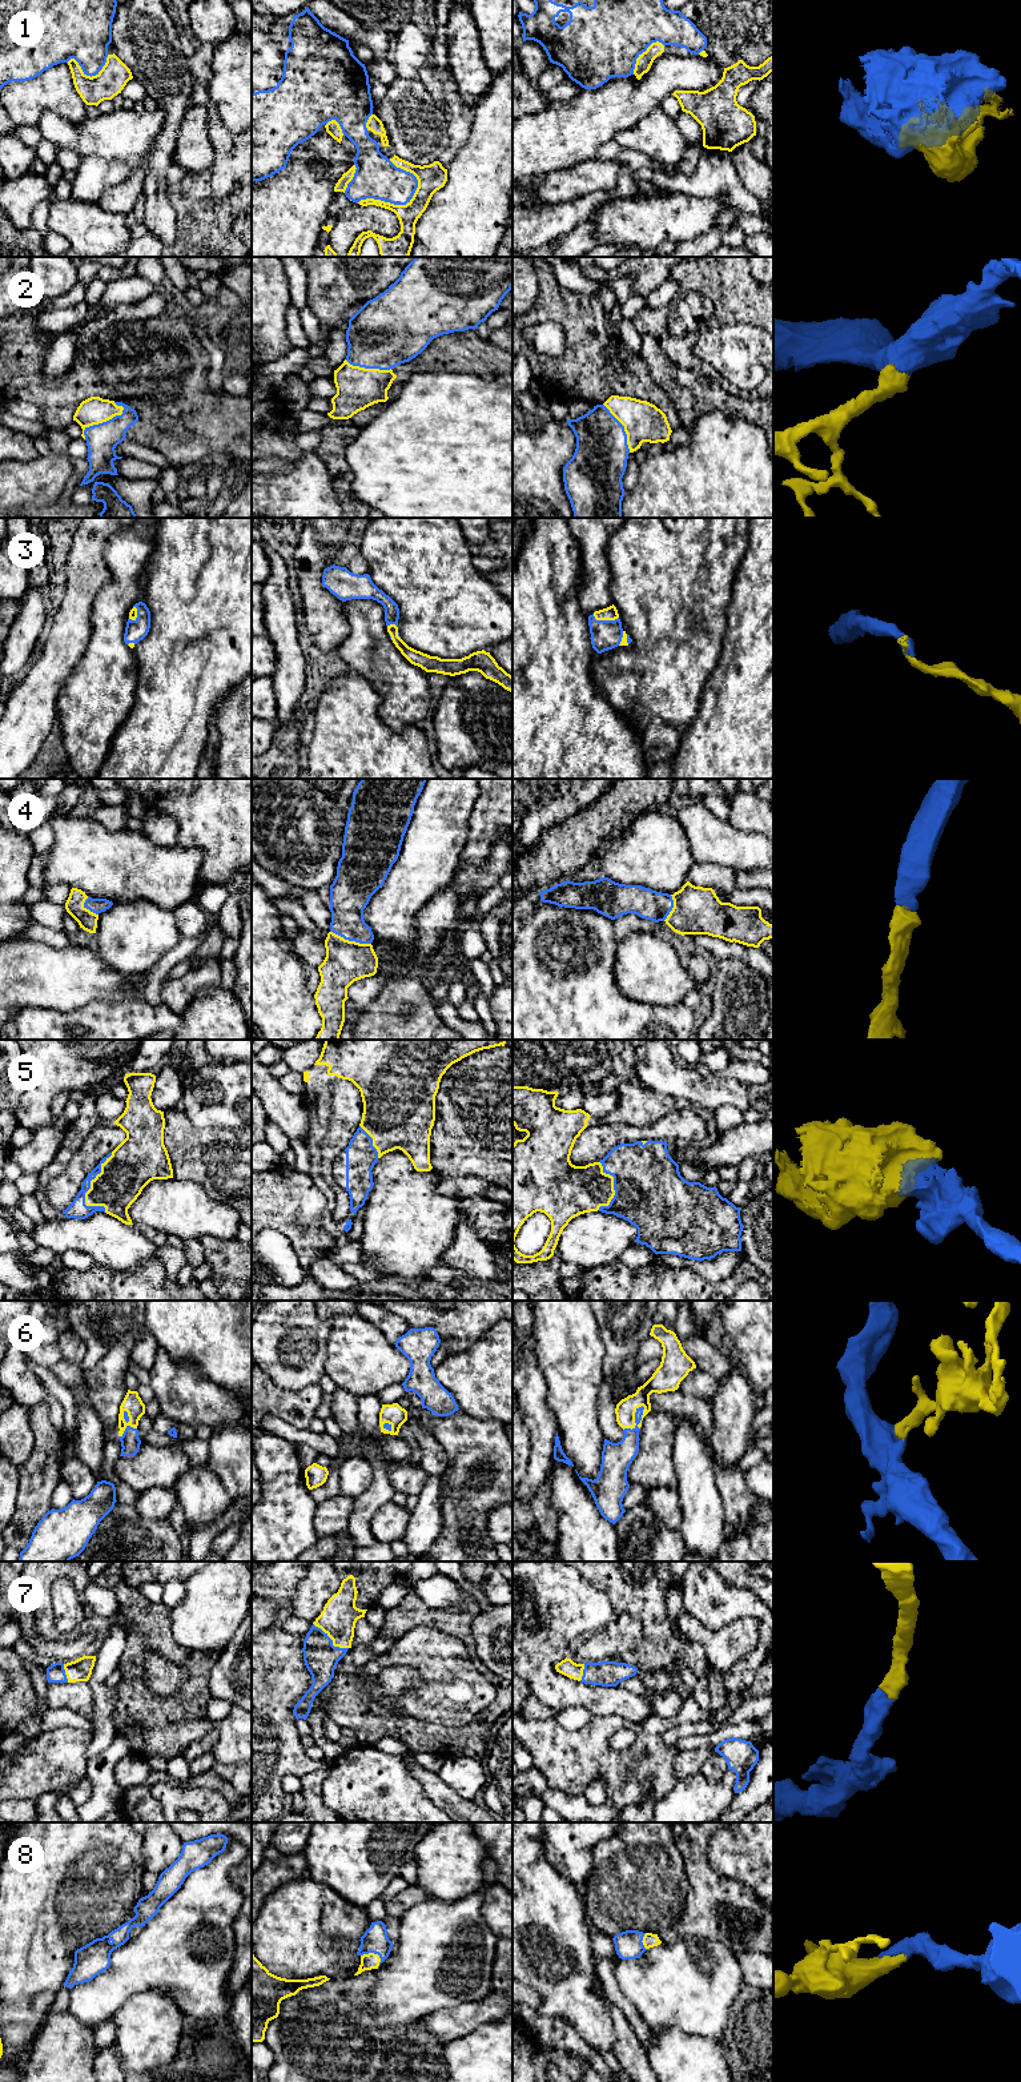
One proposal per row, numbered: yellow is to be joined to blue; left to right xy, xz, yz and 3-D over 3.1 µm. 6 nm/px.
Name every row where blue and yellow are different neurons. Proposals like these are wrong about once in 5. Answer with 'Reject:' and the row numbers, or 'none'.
Reject: 1

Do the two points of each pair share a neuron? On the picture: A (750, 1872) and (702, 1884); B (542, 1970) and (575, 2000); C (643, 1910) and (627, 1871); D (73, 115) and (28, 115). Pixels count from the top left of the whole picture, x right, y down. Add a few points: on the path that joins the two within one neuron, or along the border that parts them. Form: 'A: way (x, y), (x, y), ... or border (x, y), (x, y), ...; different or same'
A: border (707, 1856), (719, 1873), (746, 1882), (756, 1894); different
B: way (550, 1974), (567, 1992); same
C: way (643, 1901), (643, 1888), (636, 1880); same
D: way (63, 104), (39, 104); same

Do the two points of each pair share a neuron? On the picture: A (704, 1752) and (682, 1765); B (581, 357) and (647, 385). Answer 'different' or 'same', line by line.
A: same
B: same

